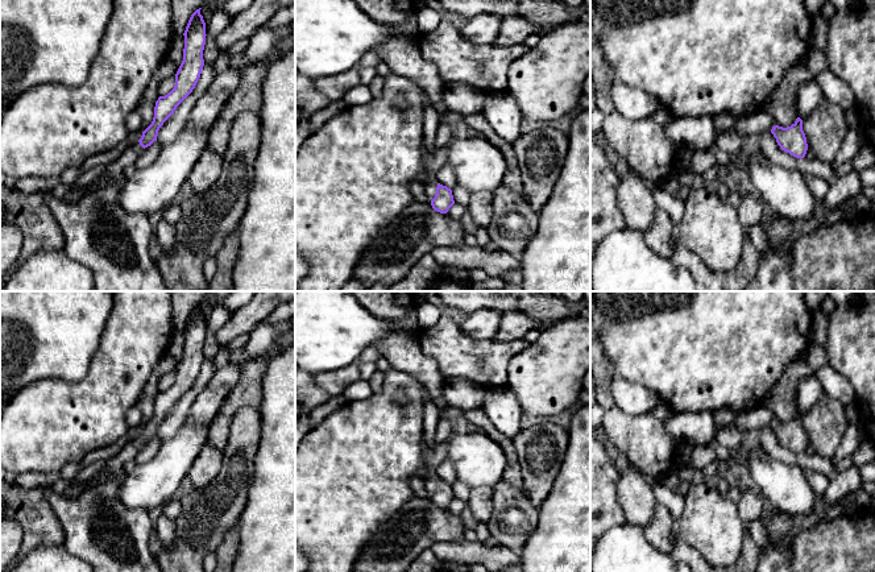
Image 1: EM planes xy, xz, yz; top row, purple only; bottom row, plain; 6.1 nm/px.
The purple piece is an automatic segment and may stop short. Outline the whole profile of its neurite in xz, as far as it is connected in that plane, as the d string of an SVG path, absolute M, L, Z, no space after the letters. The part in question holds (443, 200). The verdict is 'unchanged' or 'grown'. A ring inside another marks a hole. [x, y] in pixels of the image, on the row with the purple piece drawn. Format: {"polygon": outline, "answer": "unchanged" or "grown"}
{"polygon": "M423 175L422 183L424 186L424 194L432 208L440 214L447 214L448 210L455 204L452 190L447 186L440 185L436 178Z", "answer": "grown"}

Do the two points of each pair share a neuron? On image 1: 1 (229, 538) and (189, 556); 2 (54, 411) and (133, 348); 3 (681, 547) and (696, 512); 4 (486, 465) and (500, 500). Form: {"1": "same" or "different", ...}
{"1": "different", "2": "same", "3": "different", "4": "different"}

